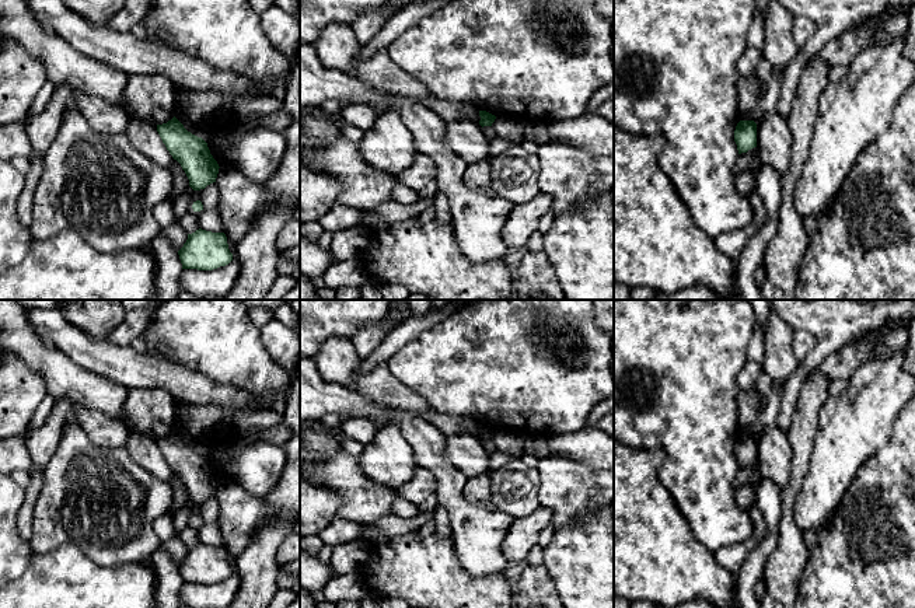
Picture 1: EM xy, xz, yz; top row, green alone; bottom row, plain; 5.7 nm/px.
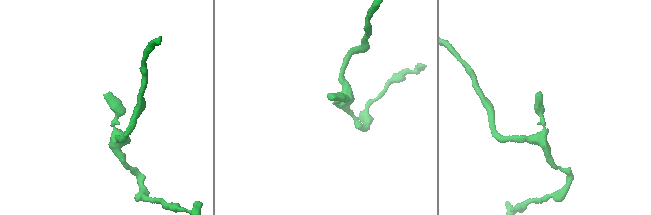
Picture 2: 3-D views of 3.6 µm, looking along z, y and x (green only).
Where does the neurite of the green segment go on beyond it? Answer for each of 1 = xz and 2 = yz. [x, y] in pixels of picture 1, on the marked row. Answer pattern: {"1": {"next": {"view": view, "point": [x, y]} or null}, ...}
{"1": {"next": null}, "2": {"next": null}}

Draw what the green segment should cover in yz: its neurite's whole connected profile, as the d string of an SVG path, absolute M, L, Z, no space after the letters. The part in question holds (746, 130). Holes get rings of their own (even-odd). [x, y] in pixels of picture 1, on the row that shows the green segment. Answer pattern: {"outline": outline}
{"outline": "M740 120L734 130L734 141L738 154L757 147L757 123L754 120Z"}

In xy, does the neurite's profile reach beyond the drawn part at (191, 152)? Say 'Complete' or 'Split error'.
Complete

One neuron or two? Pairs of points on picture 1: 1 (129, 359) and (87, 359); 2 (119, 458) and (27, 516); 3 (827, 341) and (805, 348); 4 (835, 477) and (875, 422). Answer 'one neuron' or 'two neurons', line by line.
1: one neuron
2: two neurons
3: two neurons
4: one neuron

